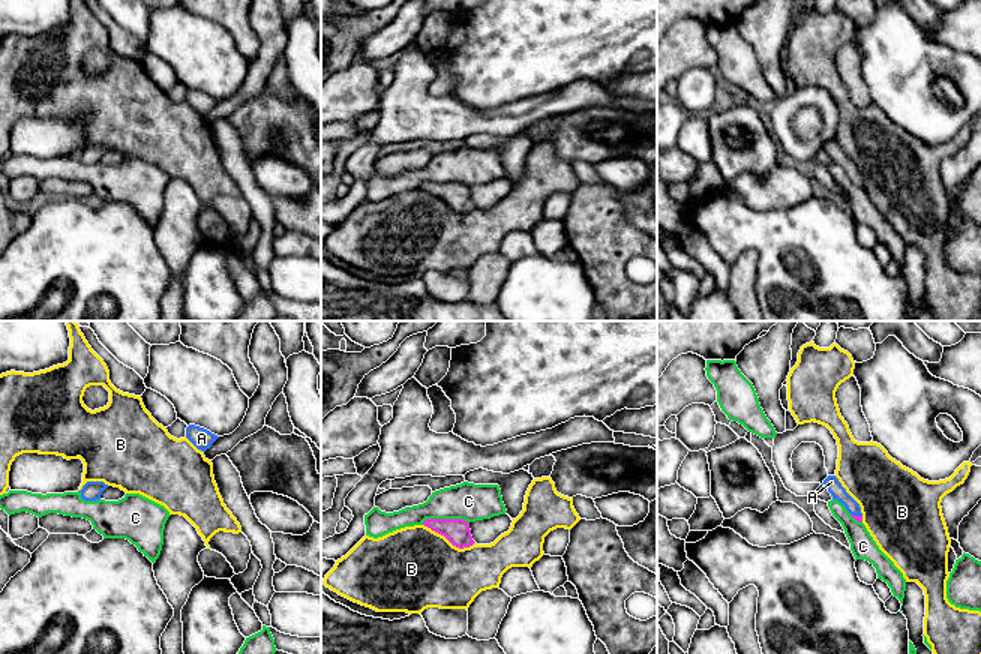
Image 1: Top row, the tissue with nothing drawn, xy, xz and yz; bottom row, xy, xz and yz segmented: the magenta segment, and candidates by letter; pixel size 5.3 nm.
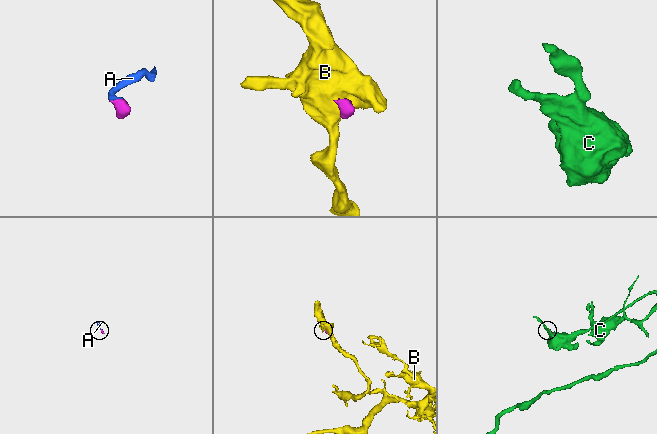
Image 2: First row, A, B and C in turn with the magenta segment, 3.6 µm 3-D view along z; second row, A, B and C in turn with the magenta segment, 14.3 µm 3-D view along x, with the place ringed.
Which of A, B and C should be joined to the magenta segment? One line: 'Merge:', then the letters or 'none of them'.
Merge: A

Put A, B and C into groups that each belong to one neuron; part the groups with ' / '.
A / B / C

